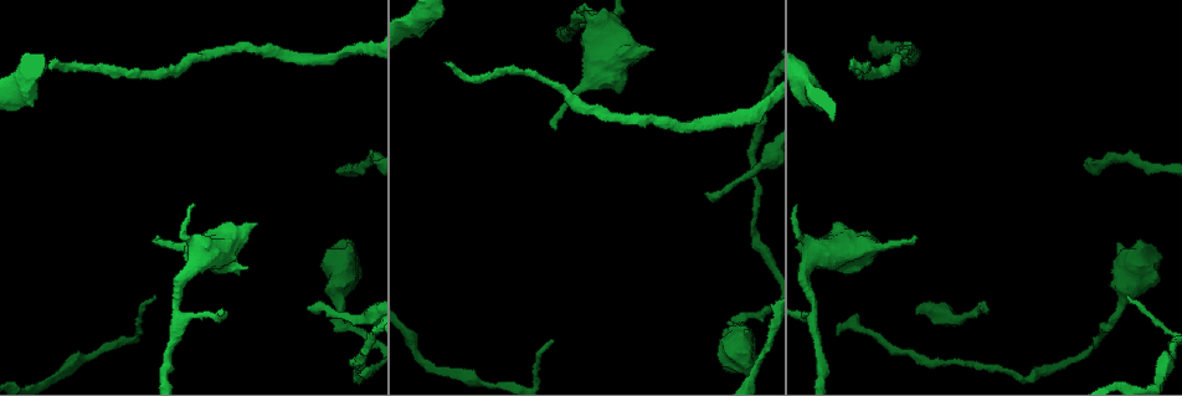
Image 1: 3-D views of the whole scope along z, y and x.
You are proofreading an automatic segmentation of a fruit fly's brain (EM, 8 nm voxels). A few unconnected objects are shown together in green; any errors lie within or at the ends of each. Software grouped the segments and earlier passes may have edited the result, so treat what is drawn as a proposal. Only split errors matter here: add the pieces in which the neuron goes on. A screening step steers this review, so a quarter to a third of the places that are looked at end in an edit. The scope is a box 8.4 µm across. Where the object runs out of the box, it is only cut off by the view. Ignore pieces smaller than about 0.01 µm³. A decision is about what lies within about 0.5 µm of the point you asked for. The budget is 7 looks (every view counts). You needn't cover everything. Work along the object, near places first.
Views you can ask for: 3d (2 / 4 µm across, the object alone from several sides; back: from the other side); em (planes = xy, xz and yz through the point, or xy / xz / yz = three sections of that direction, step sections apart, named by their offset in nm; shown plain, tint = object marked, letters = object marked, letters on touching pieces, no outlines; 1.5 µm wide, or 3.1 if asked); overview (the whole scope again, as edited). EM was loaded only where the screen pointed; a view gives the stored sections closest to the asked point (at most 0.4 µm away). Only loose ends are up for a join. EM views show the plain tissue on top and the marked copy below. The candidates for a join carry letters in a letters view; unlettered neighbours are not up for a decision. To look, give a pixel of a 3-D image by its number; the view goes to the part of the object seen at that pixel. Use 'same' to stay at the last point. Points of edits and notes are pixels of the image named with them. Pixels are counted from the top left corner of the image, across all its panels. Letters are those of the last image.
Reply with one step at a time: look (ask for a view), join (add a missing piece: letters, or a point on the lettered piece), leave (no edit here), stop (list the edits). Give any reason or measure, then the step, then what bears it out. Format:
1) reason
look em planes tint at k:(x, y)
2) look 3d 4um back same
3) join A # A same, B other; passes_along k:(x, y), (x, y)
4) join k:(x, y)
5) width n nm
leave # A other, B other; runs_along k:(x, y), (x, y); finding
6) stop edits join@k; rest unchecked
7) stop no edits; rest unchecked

free end
look 3d 4um back at 1:(850, 70)

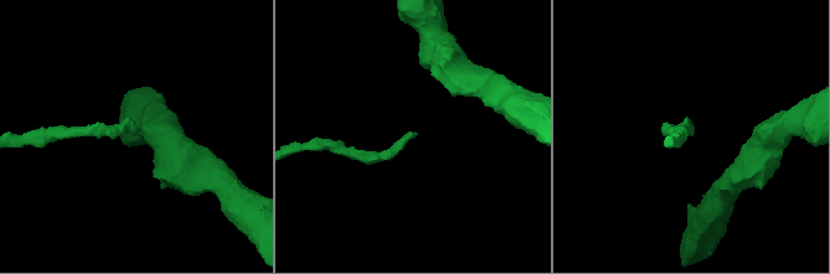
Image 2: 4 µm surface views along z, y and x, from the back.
look em yz step 8 letters at 2:(135, 131)

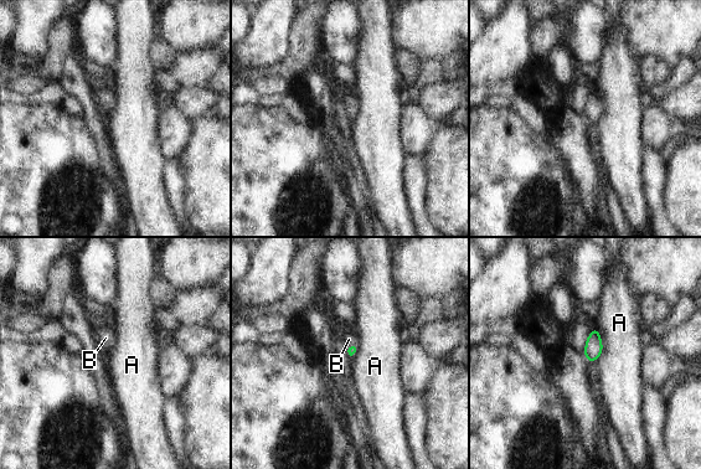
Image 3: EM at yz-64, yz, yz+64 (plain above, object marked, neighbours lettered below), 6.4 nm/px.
cut it another way
look em planes letters same

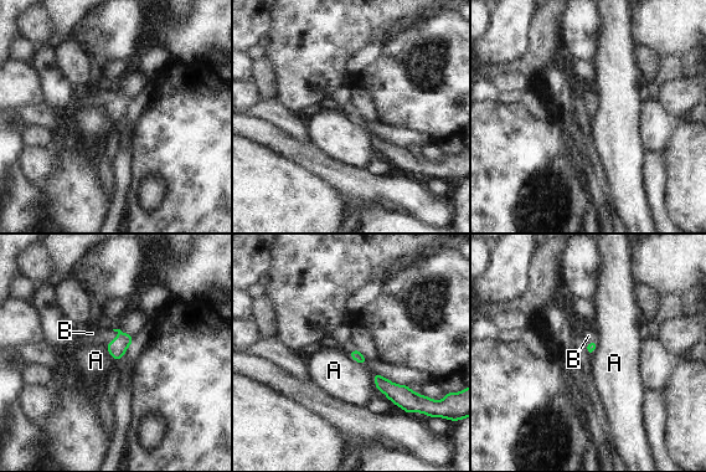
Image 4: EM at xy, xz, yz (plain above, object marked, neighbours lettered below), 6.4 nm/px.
join B # A other, B same; passes_along 4:(117, 348), (114, 339), (97, 334); the neuron continues

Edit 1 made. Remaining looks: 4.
see it whole again
look overview

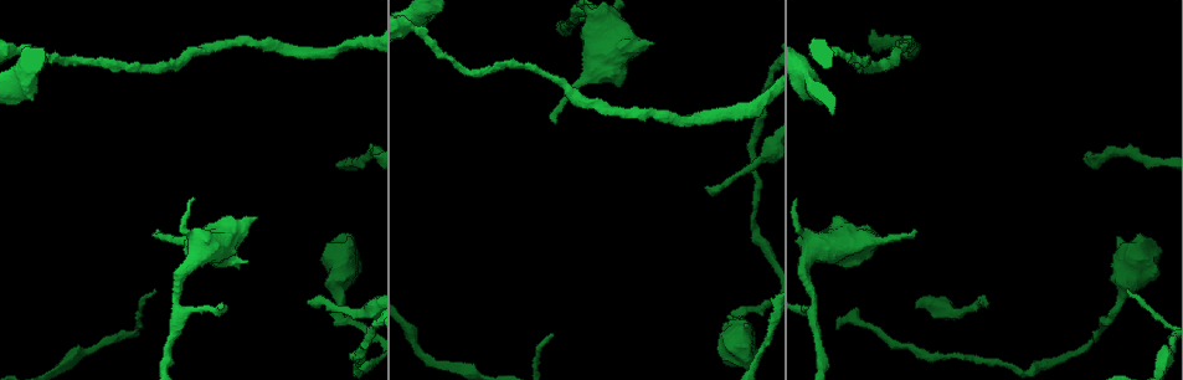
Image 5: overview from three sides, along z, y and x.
thin end
look em xz step 8 letters at 5:(156, 231)

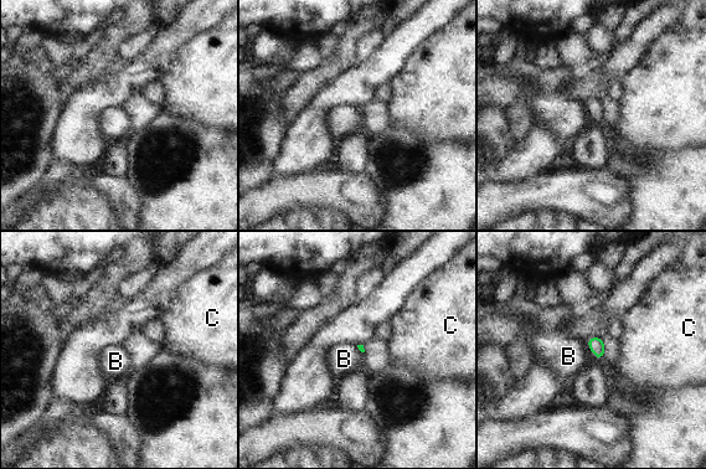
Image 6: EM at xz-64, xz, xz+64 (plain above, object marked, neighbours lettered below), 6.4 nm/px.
another direction
look em planes letters same

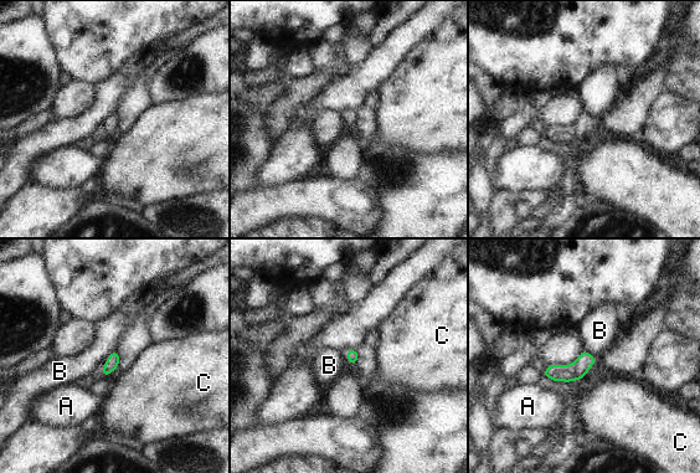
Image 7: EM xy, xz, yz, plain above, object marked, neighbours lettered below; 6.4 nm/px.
longest_contact B 190 nm
leave # A other, B other, C other; border 7:(116, 350), (109, 355), (99, 374); no lettered piece goes on from it

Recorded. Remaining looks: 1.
end of a long branch
look em planes letters at 5:(979, 303)

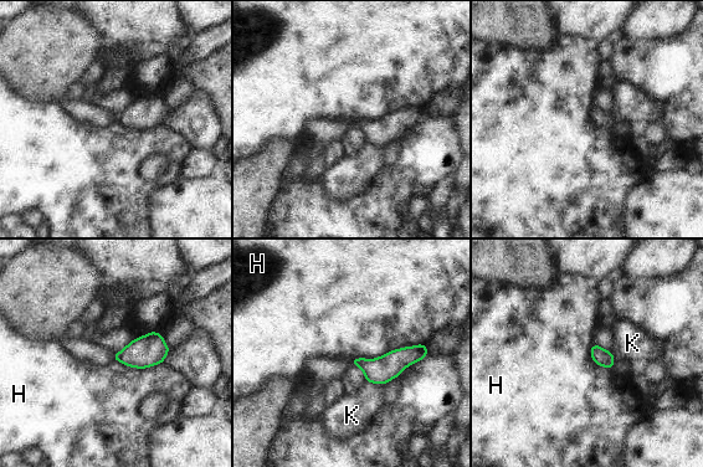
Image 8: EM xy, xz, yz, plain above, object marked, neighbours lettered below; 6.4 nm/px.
leave # H other, K other; border 8:(421, 343), (350, 360); none of them fits

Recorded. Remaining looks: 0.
stop edits join@4; rest unchecked

